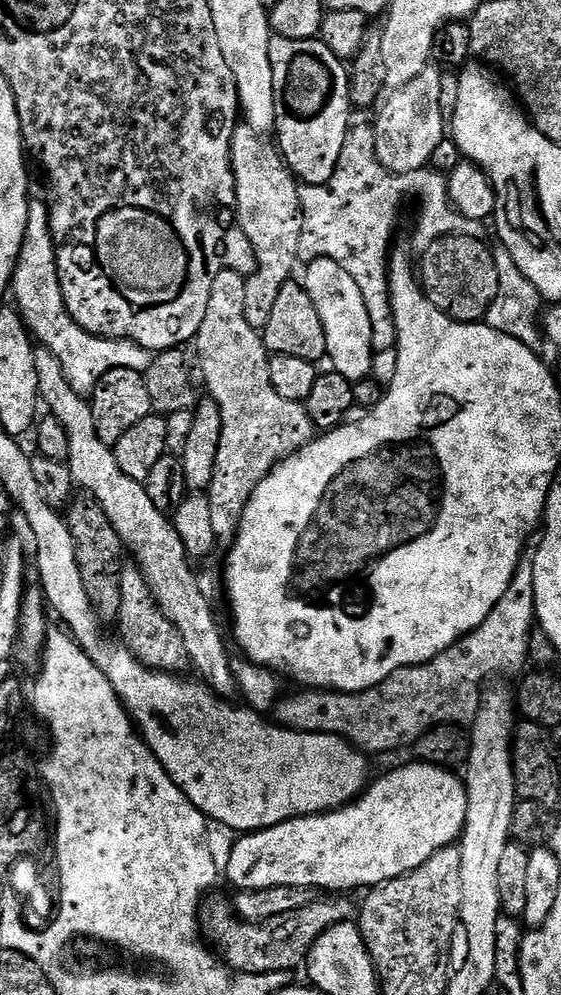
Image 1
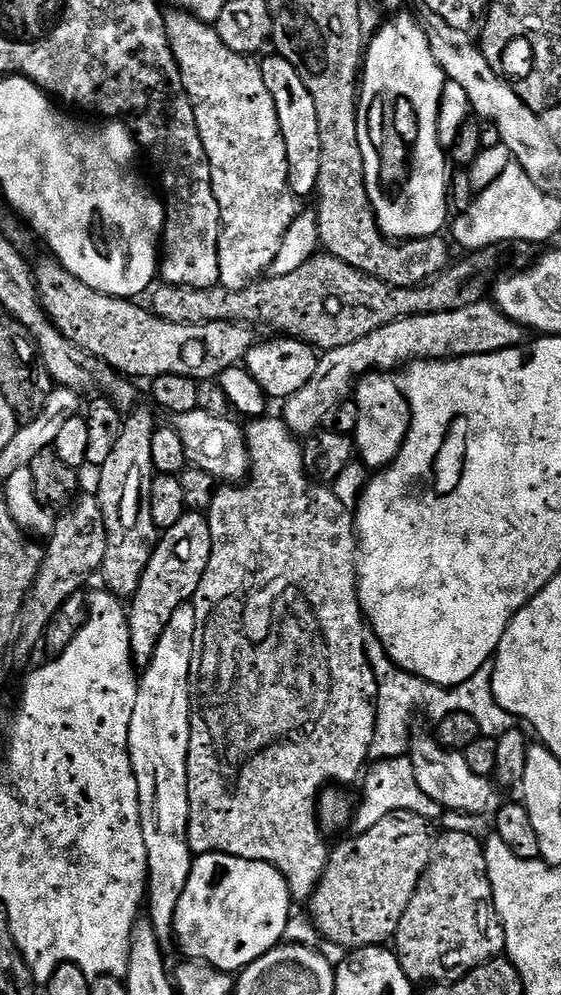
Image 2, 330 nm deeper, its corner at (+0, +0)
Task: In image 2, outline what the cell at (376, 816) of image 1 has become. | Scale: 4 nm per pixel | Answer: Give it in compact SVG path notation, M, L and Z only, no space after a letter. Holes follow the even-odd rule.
M221 852L196 856L186 890L182 890L182 898L178 898L178 910L174 910L174 940L177 945L180 943L187 959L200 960L229 974L239 974L284 940L284 931L294 912L292 907L294 901L286 878L274 866Z

